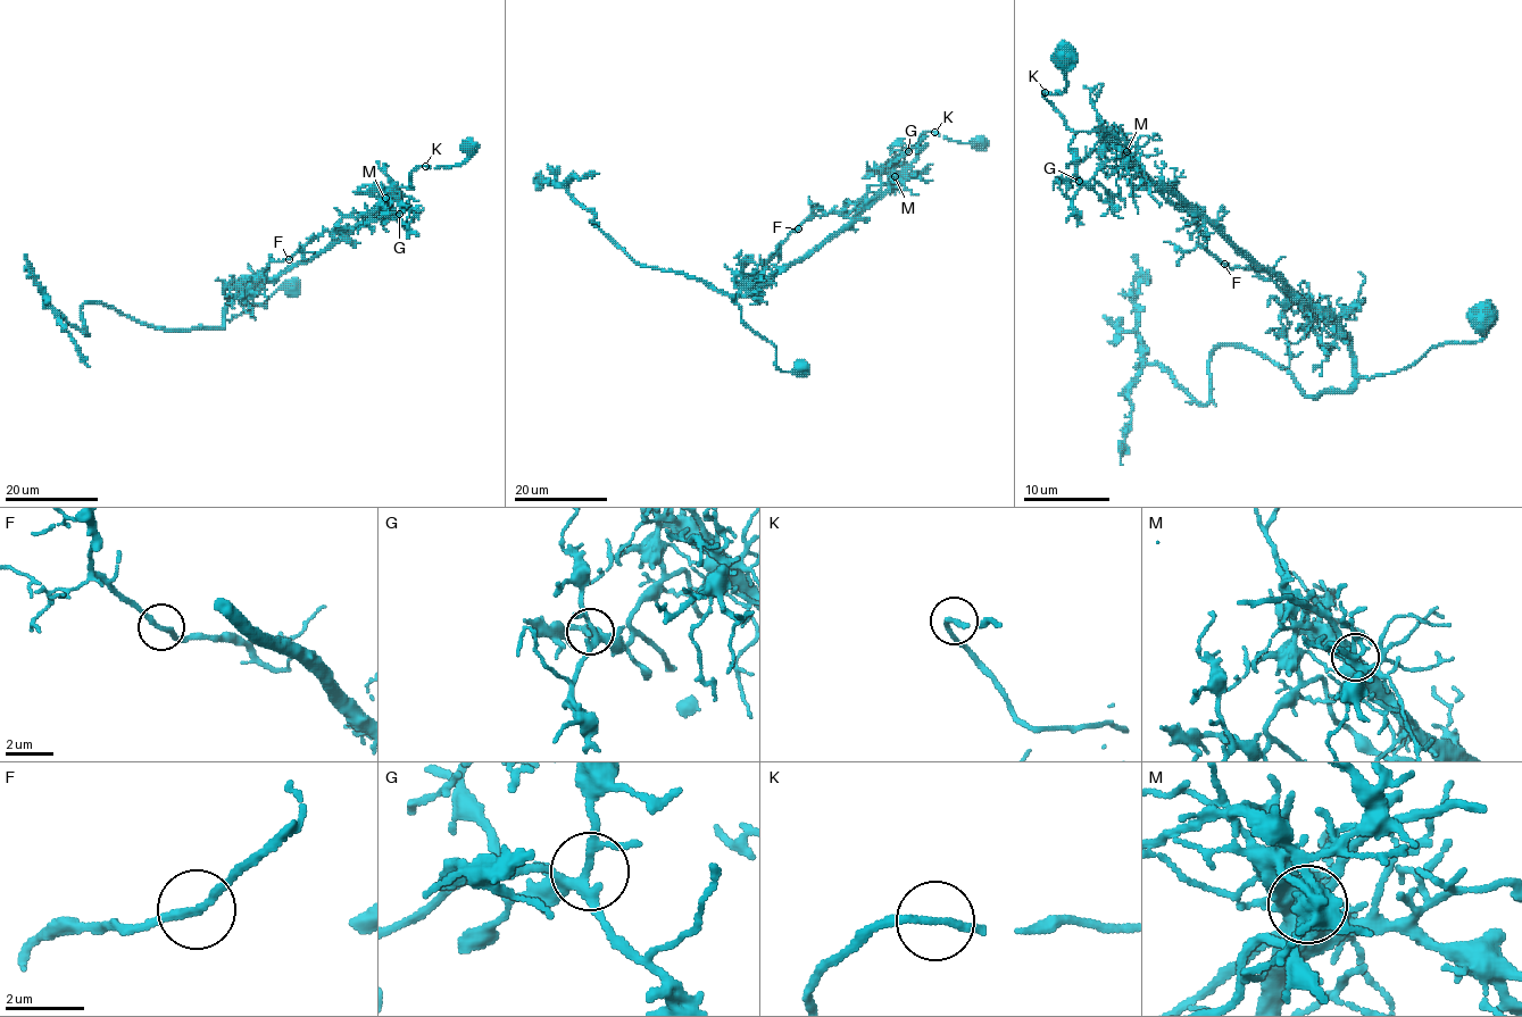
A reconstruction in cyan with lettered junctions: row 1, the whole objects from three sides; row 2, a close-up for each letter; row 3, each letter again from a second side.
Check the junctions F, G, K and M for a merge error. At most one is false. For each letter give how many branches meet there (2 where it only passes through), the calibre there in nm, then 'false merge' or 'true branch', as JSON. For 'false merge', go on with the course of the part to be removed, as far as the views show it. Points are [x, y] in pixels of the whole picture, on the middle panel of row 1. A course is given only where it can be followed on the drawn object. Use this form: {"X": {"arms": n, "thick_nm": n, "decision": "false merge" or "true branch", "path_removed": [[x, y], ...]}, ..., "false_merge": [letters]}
{"F": {"arms": 2, "thick_nm": 200, "decision": "true branch"}, "G": {"arms": 5, "thick_nm": 220, "decision": "true branch"}, "K": {"arms": 2, "thick_nm": 180, "decision": "true branch"}, "M": {"arms": 5, "thick_nm": 600, "decision": "false merge", "path_removed": [[895, 176], [882, 184], [871, 185], [859, 200], [838, 211], [809, 216], [776, 249], [758, 280], [737, 294]]}, "false_merge": ["M"]}

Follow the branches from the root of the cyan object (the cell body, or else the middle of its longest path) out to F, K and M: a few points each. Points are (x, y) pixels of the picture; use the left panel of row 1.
F: (291, 286), (285, 283), (267, 301), (225, 319), (226, 301), (248, 276), (256, 277), (271, 261), (289, 258)
K: (291, 286), (225, 319), (232, 298), (335, 244), (393, 190), (412, 188), (409, 175), (425, 166)
M: (291, 286), (285, 283), (267, 301), (225, 319), (232, 298), (335, 244), (371, 219), (385, 198)

